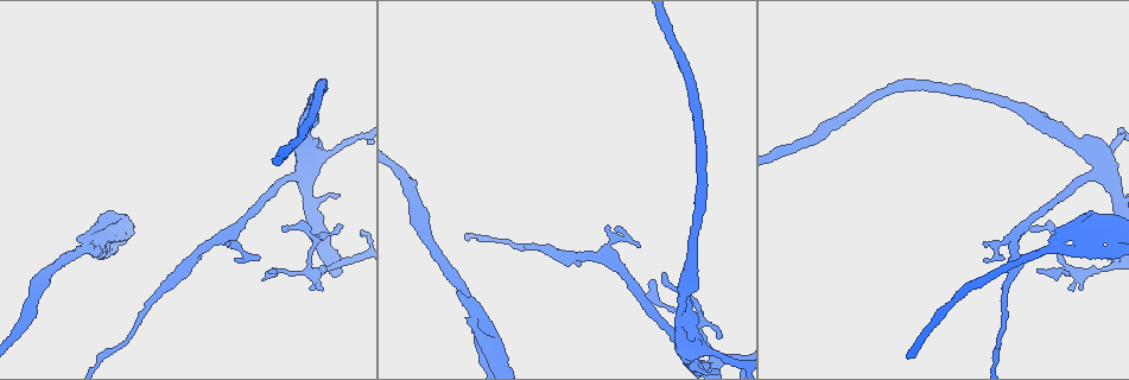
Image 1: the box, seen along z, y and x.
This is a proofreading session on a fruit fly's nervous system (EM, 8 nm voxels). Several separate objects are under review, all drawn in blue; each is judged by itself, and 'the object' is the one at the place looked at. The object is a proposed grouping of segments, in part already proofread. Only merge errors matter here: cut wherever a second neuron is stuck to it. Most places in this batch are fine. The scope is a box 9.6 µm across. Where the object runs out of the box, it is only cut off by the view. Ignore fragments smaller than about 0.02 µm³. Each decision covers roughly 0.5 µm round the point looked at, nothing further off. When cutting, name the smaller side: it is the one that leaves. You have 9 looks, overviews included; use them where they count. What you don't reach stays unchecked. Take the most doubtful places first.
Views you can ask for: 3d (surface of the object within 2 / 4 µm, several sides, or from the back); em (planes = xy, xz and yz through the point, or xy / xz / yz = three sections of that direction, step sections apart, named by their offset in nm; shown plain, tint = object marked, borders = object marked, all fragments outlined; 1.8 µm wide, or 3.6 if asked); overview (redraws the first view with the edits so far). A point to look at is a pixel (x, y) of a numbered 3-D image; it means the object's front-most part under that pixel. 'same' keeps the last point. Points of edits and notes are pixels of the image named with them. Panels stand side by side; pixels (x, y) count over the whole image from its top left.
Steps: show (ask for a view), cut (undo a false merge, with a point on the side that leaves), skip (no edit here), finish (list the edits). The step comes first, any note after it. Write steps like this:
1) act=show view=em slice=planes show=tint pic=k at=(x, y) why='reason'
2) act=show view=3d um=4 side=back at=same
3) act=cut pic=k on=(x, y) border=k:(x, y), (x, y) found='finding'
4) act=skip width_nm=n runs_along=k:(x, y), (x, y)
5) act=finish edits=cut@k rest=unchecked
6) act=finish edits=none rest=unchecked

act=show view=3d um=4 pic=1 at=(165, 286) why='sudden change in width'

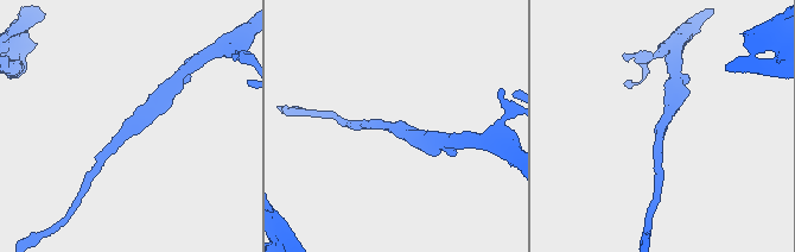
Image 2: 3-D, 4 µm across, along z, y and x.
act=show view=em slice=planes show=borders pic=2 at=(660, 129) why='shape alone is not enough'

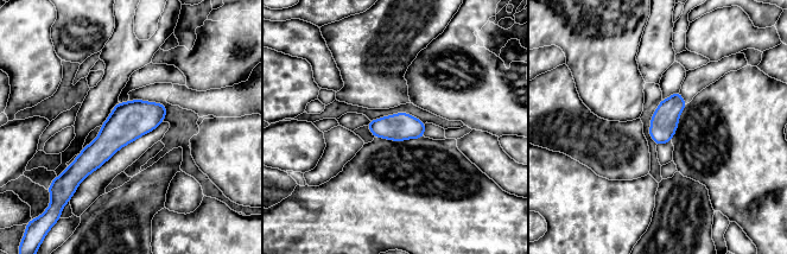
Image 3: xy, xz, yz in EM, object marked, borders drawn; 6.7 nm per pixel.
act=skip runs_along=3:(163, 109), (129, 120), (75, 170) found='continuous, no second neuron'

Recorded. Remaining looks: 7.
act=show view=em slice=planes show=tint pic=1 at=(307, 270) why='thin neck'

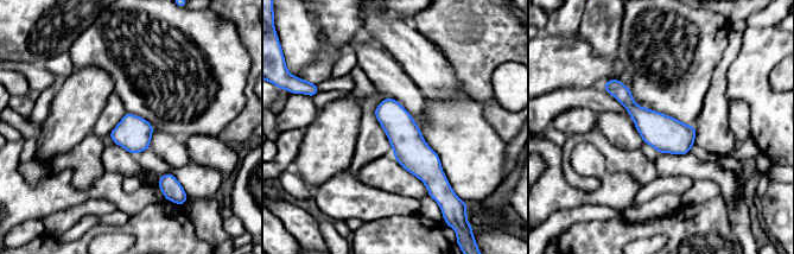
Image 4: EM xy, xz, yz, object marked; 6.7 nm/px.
act=skip runs_along=4:(608, 84), (686, 150) found='continuous, no second neuron'

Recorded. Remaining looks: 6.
act=show view=em um=3.6 slice=planes show=tint pic=1 at=(1101, 171) why='four-way junction'

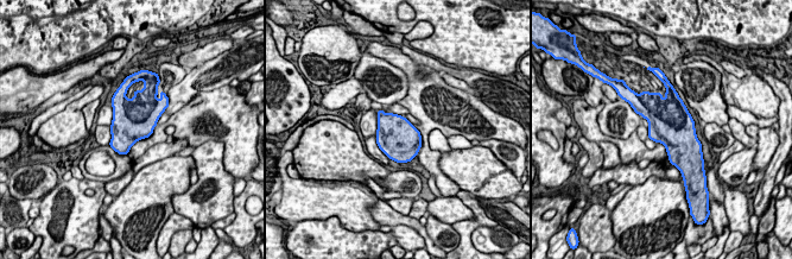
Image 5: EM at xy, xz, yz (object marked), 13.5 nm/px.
act=skip found='one neuron here'

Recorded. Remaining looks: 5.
act=show view=3d um=2 side=back pic=1 at=(606, 258) why='sharp bend'

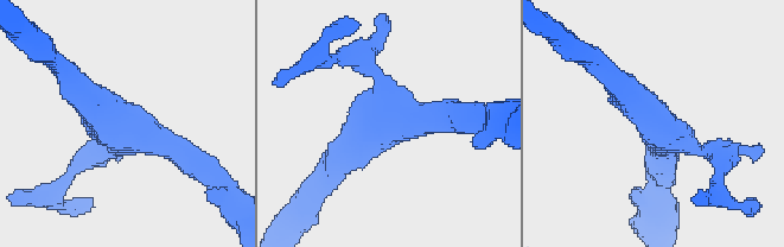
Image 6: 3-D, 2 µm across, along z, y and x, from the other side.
act=show view=em slice=xy step=4 show=tint pic=6 at=(122, 124) why='need the tissue'

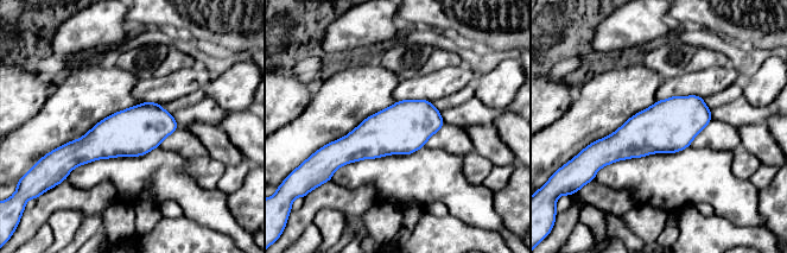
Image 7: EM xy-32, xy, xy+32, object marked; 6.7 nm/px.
act=show view=em slice=planes show=tint at=same

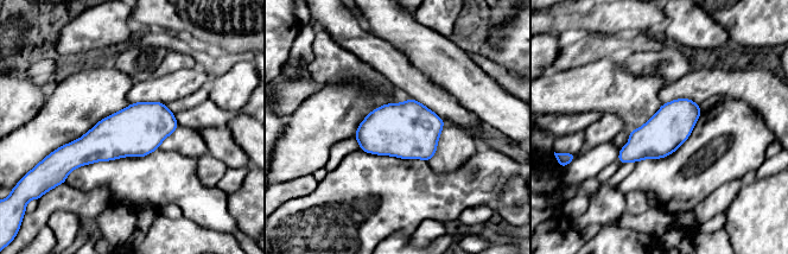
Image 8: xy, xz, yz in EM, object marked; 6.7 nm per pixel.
act=skip width_nm=280 found='one neuron here'

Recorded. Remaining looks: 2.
act=finish edits=none rest=unchecked

